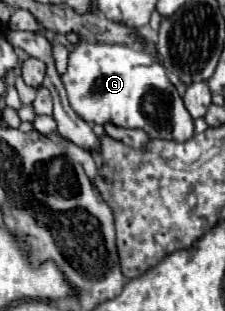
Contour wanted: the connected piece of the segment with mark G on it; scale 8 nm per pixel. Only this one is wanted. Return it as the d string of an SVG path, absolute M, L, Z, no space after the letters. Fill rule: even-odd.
M81 41L69 53L67 73L61 77L67 89L71 107L87 123L119 123L119 127L143 129L149 137L163 135L157 125L157 117L167 117L169 135L175 141L187 141L193 137L193 117L189 115L183 99L173 83L167 79L161 63L145 57L131 45L99 45Z

